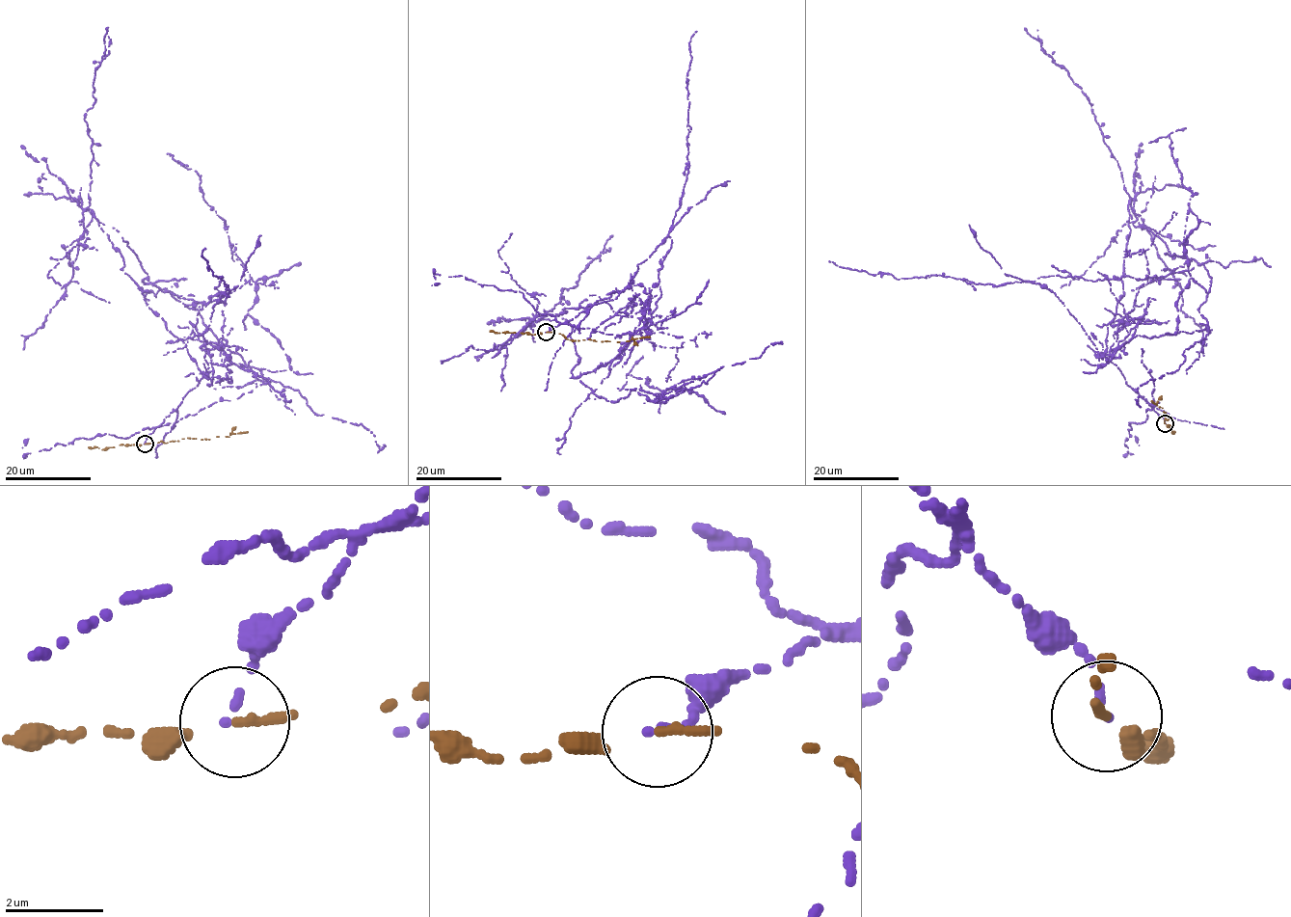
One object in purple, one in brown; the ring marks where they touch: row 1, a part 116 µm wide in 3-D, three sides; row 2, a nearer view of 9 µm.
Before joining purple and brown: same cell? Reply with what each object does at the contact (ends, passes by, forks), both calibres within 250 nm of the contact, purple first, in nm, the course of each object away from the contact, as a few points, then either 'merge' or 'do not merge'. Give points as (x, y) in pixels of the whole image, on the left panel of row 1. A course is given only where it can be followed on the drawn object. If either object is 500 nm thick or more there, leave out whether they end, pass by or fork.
purple ends; brown ends; calibres 130 and 180 nm; course purple (144, 444), (208, 367), (225, 303), (170, 293), (245, 364), (290, 369), (187, 166); course brown (145, 444), (209, 439), (248, 431); do not merge

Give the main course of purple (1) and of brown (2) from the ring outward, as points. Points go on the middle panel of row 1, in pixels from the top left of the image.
1: (546, 333), (670, 232), (657, 308), (593, 391), (699, 378), (661, 398), (629, 375), (642, 355)
2: (547, 332), (560, 333), (571, 340), (619, 342), (650, 337)

